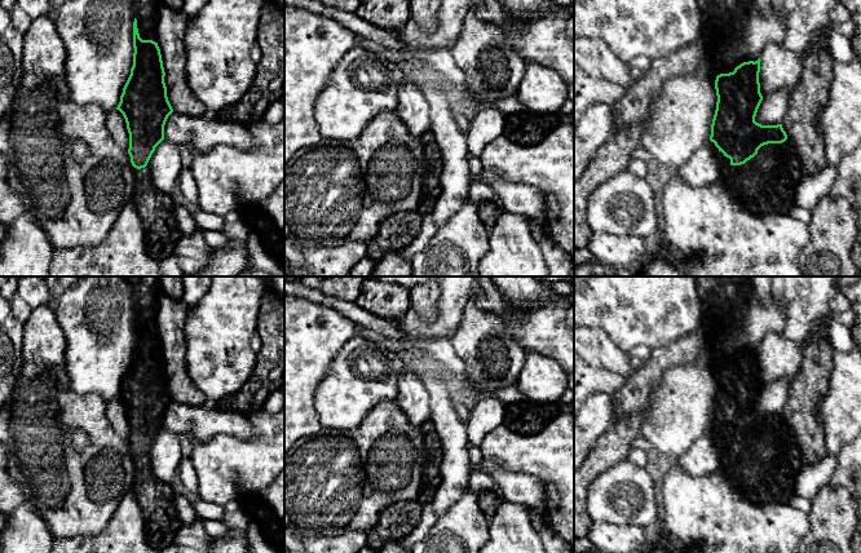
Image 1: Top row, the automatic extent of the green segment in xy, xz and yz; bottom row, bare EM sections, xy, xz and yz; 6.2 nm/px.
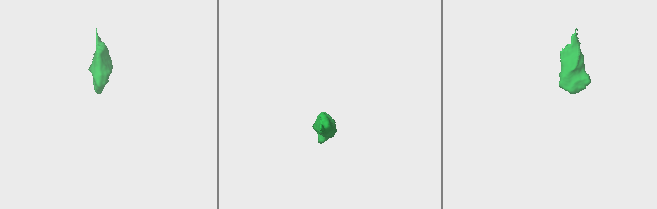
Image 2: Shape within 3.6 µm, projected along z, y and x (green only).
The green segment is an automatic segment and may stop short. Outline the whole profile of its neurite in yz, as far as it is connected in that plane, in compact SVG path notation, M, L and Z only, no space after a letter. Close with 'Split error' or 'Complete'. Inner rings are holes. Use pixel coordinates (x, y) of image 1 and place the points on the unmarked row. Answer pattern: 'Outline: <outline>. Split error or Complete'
Outline: M760 348L743 351L715 370L718 391L710 430L730 448L730 455L745 454L764 434L787 429L782 413L761 415L755 411L763 390L759 362Z. Complete

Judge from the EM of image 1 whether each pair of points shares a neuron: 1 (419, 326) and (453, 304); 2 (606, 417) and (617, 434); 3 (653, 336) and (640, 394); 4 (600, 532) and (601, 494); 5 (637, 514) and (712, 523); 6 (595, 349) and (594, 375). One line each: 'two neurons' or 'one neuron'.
1: one neuron
2: two neurons
3: two neurons
4: two neurons
5: two neurons
6: two neurons

